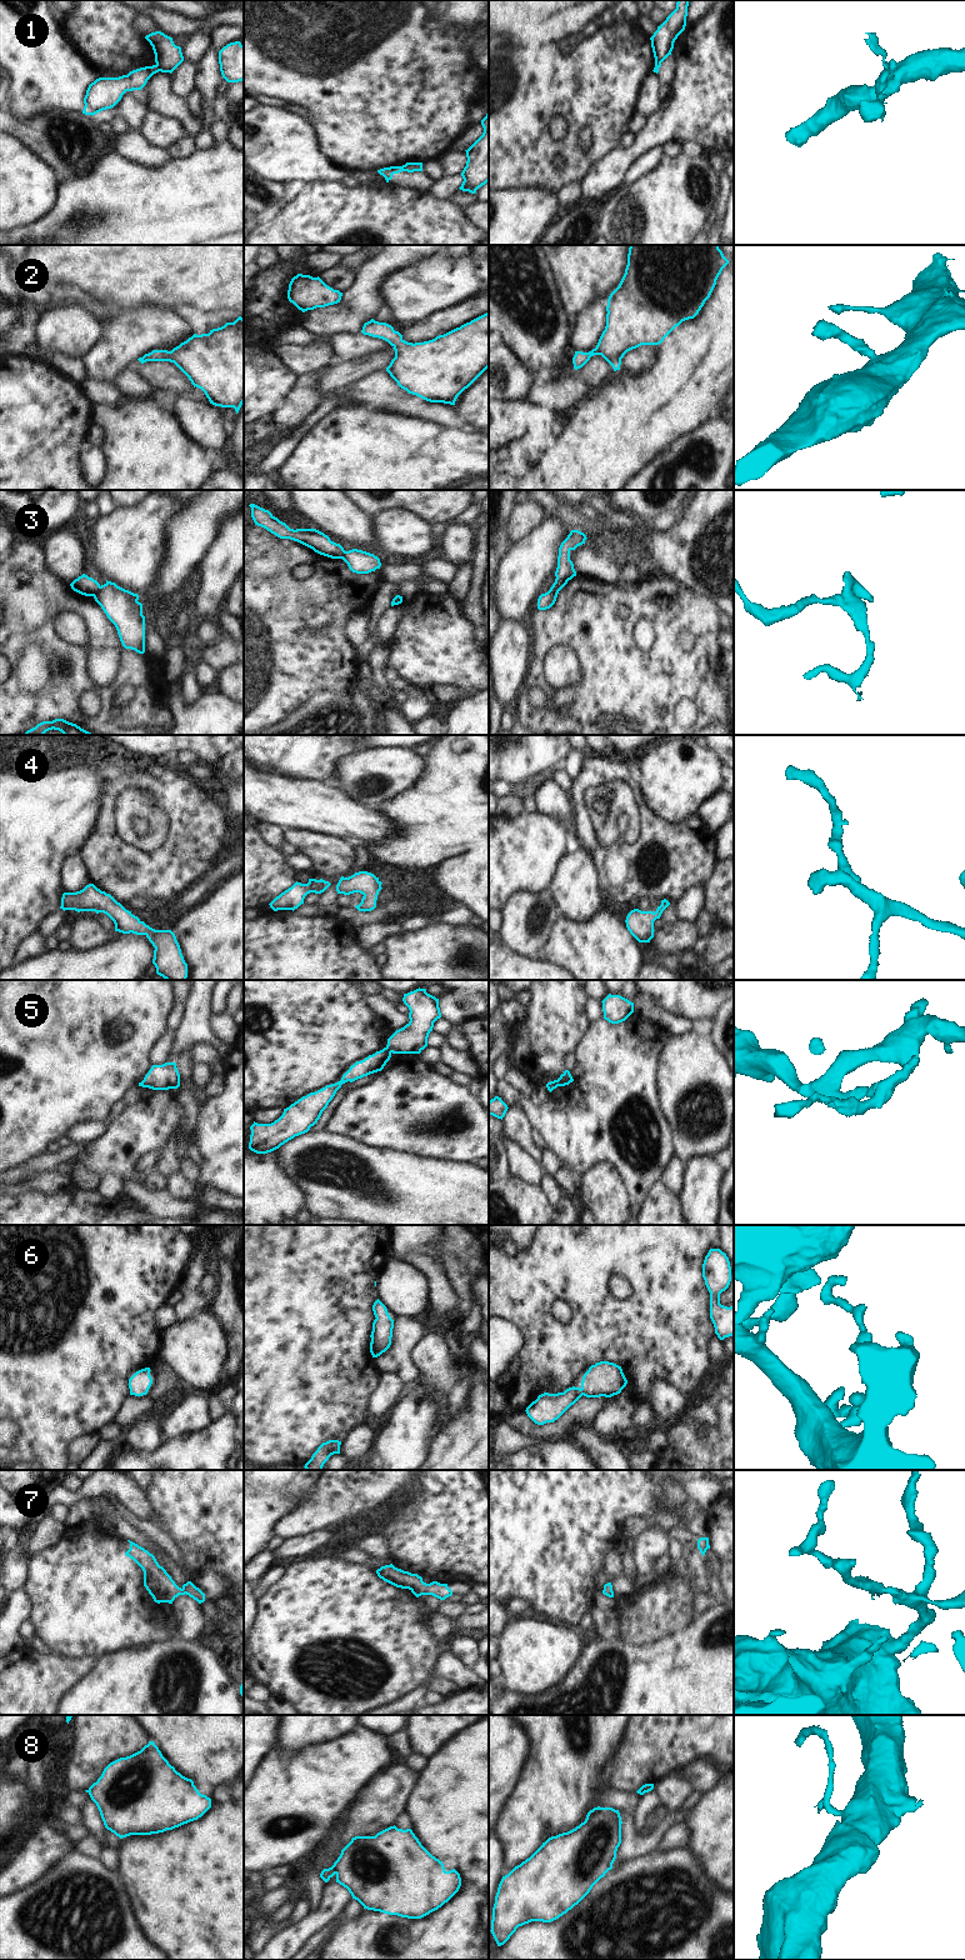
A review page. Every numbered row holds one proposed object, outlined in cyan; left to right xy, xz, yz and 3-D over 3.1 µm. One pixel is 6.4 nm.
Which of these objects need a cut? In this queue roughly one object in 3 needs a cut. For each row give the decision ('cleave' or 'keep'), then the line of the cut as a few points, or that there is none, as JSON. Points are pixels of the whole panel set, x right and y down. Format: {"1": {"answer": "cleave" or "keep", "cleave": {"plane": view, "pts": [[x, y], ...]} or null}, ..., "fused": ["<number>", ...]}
{"1": {"answer": "cleave", "cleave": {"plane": "xy", "pts": [[155, 65], [159, 70]]}}, "2": {"answer": "keep", "cleave": null}, "3": {"answer": "cleave", "cleave": {"plane": "xy", "pts": [[100, 586], [93, 595]]}}, "4": {"answer": "keep", "cleave": null}, "5": {"answer": "cleave", "cleave": {"plane": "yz", "pts": [[556, 1080], [558, 1085]]}}, "6": {"answer": "keep", "cleave": null}, "7": {"answer": "keep", "cleave": null}, "8": {"answer": "cleave", "cleave": {"plane": "xz", "pts": [[331, 1866], [336, 1873]]}}, "fused": ["1", "3", "5", "8"]}

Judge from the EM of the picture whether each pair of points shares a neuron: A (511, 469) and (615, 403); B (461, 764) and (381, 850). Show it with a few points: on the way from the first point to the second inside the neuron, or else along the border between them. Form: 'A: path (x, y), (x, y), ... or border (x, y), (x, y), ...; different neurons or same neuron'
A: border (533, 466), (525, 476); different neurons
B: path (455, 788), (405, 838); same neuron

